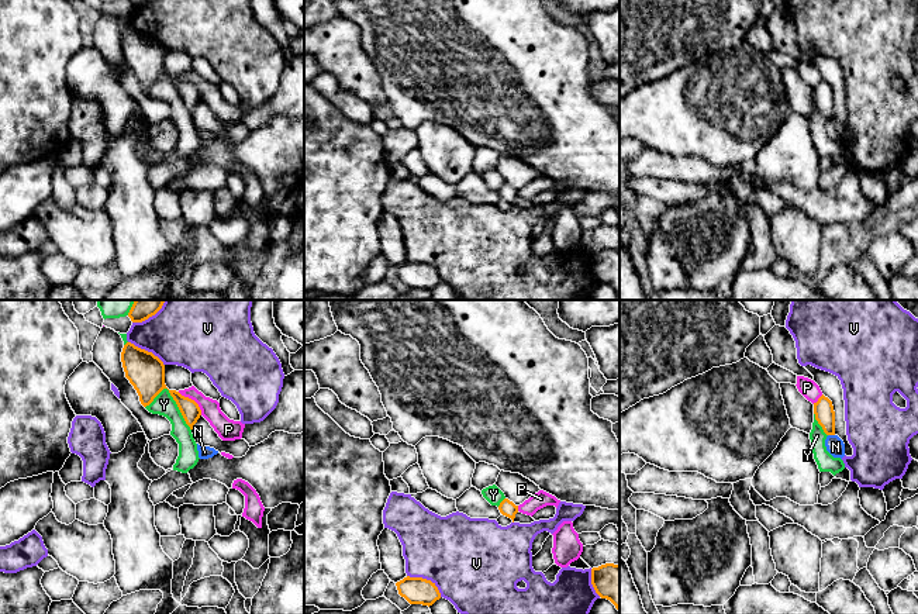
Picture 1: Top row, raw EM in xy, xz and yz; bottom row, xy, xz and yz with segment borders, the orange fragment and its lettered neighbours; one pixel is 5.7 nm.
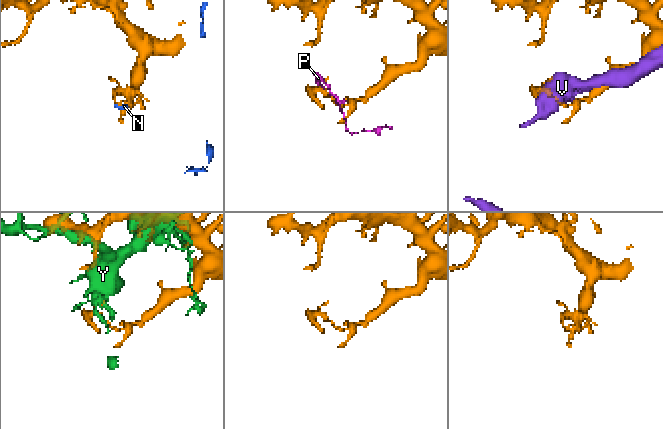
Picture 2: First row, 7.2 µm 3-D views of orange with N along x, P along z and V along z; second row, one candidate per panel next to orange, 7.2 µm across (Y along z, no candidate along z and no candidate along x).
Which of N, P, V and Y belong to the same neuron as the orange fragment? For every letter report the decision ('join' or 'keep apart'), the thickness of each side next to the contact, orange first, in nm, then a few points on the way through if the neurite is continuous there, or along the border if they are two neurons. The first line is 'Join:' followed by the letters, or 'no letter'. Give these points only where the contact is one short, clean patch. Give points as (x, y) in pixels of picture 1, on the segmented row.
Join: no letter
N: keep apart; calibres 110 and 100 nm
P: keep apart; calibres 130 and 120 nm
V: keep apart; calibres 160 and 440 nm
Y: keep apart; calibres 220 and 130 nm

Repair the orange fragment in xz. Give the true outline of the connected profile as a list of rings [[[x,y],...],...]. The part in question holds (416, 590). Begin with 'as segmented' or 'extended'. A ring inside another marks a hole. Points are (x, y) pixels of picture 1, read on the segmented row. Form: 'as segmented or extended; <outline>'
as segmented; [[[404,577],[396,583],[398,594],[410,604],[432,606],[441,599],[441,593],[435,583],[422,577]]]

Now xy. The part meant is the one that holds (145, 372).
as segmented; [[[127,342],[121,352],[121,362],[125,377],[134,386],[144,407],[168,389],[165,384],[165,365],[152,352]]]

